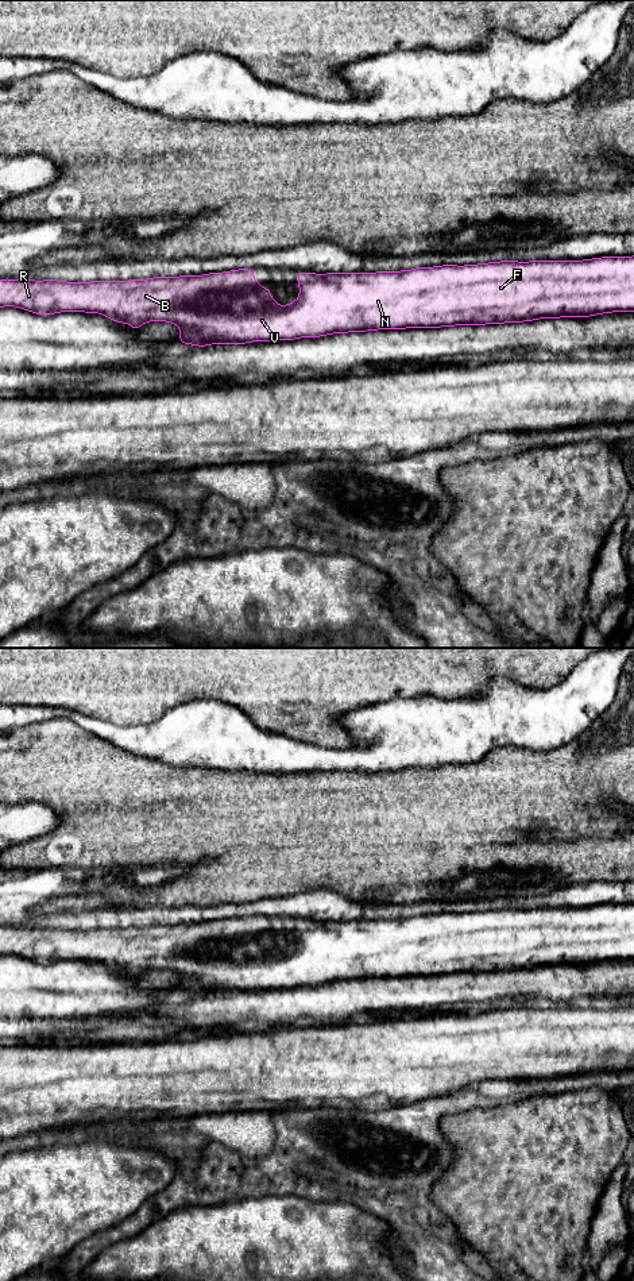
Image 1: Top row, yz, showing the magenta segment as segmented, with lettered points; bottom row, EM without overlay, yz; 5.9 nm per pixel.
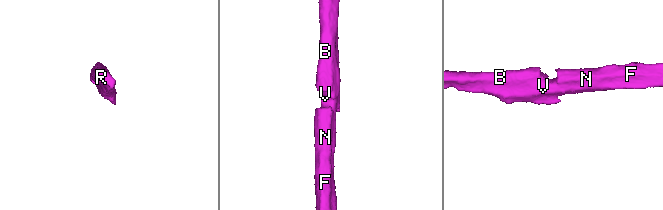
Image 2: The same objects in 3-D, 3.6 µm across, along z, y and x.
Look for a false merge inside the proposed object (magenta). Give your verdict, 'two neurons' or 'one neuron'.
one neuron

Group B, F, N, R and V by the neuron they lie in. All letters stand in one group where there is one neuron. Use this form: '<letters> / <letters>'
B F N R V

